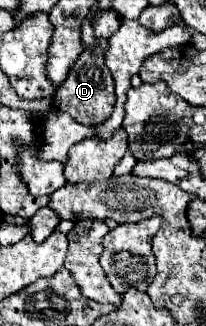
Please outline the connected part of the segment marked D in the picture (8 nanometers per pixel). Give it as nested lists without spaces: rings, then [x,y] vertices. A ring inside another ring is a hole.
[[[86,50],[82,52],[76,62],[72,64],[72,70],[68,72],[66,80],[58,86],[60,90],[54,96],[54,106],[62,112],[68,112],[76,122],[94,126],[100,124],[112,114],[114,108],[114,80],[112,74],[104,62],[104,52],[100,50]]]

